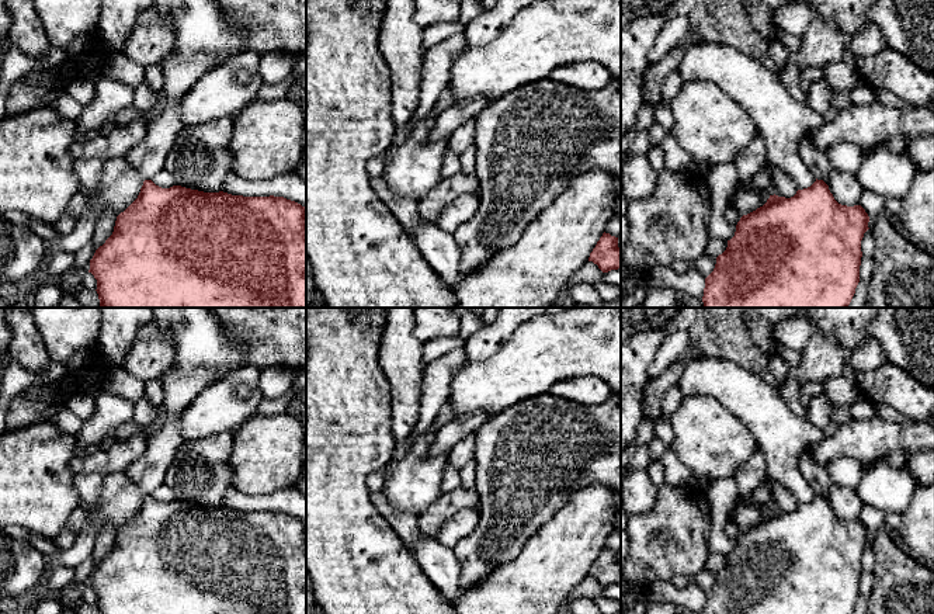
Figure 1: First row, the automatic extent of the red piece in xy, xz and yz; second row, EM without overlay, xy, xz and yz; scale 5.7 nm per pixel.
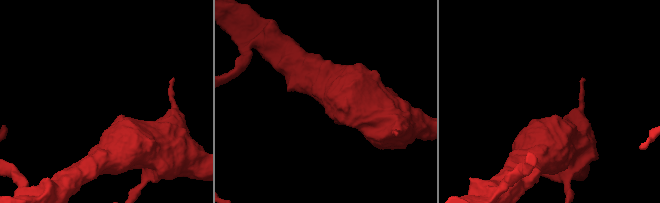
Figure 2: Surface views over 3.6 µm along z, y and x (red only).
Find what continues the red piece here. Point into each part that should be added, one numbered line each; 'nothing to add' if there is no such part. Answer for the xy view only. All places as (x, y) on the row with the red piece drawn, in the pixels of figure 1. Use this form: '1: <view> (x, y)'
1: xy (180, 73)

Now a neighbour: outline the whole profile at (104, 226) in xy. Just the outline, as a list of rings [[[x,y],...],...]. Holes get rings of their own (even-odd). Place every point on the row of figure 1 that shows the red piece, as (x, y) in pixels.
[[[112,209],[104,211],[96,223],[96,230],[93,235],[93,244],[97,250],[100,246],[105,243],[105,240],[112,235],[115,226],[117,215]]]

